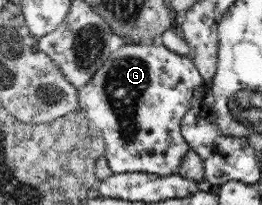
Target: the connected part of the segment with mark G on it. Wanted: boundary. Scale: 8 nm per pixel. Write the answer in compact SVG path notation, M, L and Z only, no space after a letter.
M124 44L110 53L108 60L96 71L96 74L78 88L78 101L87 117L103 134L105 140L105 159L113 174L154 173L158 176L170 176L176 173L189 144L181 133L181 122L191 109L188 102L197 96L197 90L207 82L189 57L182 57L166 49L164 45Z

